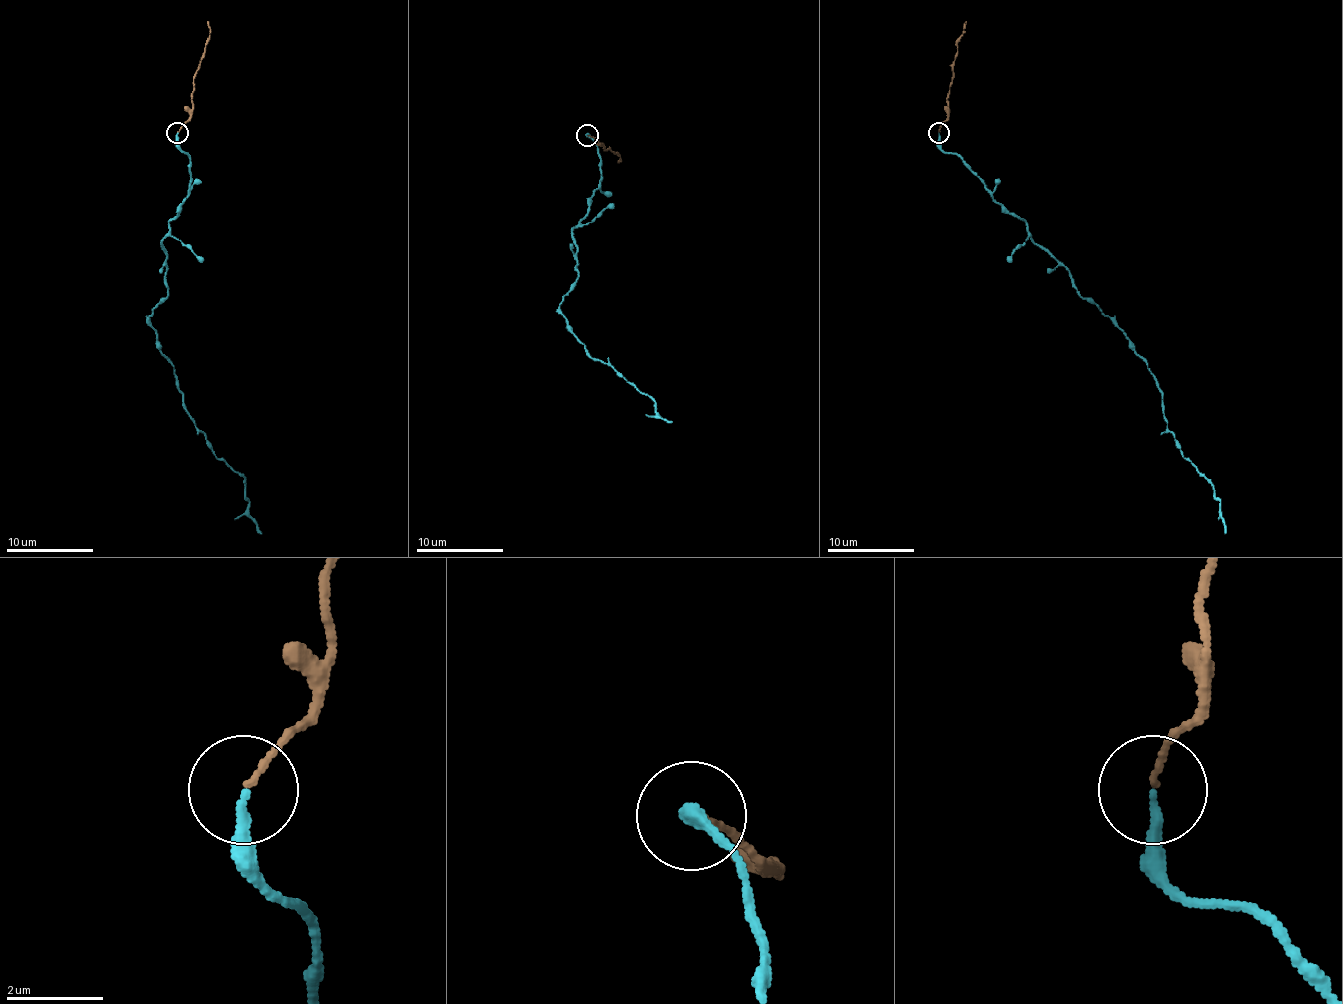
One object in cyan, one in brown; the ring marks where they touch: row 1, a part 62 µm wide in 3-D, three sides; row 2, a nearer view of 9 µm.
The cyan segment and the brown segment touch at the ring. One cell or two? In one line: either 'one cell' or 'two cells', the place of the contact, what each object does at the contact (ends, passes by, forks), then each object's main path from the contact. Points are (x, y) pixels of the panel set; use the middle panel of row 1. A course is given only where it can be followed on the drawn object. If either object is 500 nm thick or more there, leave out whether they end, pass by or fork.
two cells; at (587, 135); cyan ends there; brown ends there; cyan runs (588, 135), (601, 185), (573, 230), (577, 278), (560, 313), (592, 358), (673, 422); brown runs (588, 135), (621, 158), (618, 163)

